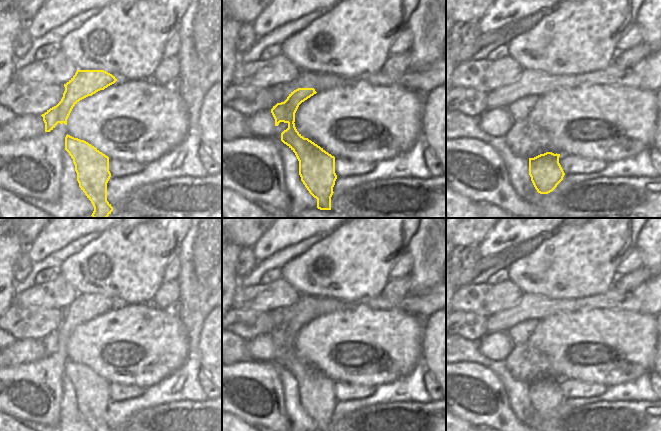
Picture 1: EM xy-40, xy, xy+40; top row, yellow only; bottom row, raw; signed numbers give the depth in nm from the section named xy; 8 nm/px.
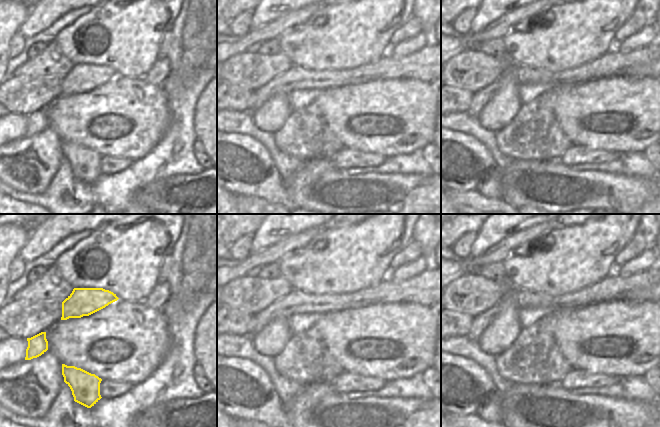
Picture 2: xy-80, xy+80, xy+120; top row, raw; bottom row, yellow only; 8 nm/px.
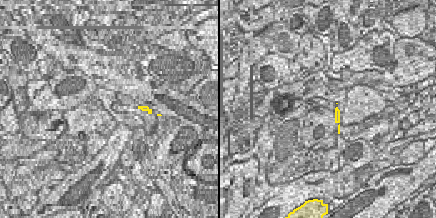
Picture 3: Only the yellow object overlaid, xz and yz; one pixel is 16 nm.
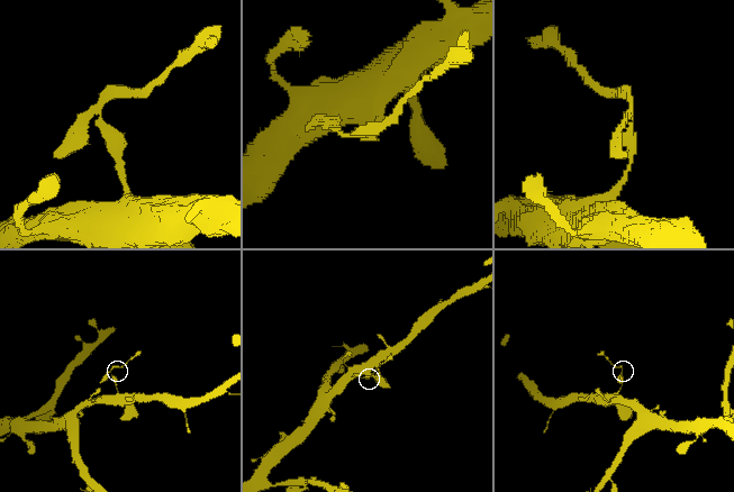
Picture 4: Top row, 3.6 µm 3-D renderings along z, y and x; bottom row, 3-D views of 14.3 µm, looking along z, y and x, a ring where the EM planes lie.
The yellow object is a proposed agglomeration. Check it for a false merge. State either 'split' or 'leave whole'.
split

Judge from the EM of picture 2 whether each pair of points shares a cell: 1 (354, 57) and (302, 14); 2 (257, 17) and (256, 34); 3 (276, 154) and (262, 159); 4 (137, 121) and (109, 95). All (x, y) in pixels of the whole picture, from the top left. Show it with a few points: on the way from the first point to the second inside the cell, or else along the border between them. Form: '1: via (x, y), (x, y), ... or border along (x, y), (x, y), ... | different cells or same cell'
1: border along (317, 10), (302, 23), (297, 23), (287, 30) | different cells
2: border along (277, 17), (250, 30) | different cells
3: border along (255, 139), (267, 149), (282, 177) | different cells
4: via (130, 115), (116, 102) | same cell

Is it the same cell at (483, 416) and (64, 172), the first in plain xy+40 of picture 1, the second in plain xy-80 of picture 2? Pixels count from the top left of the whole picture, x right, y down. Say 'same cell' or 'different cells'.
different cells

